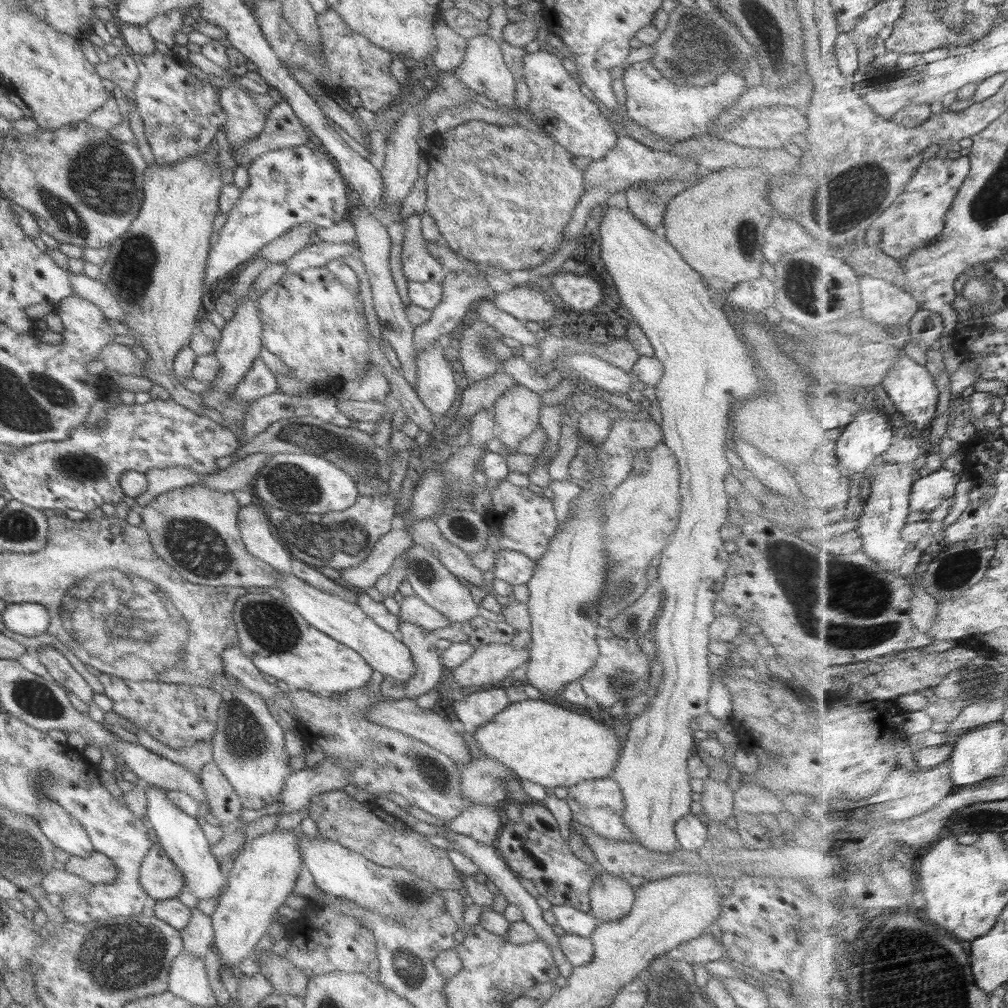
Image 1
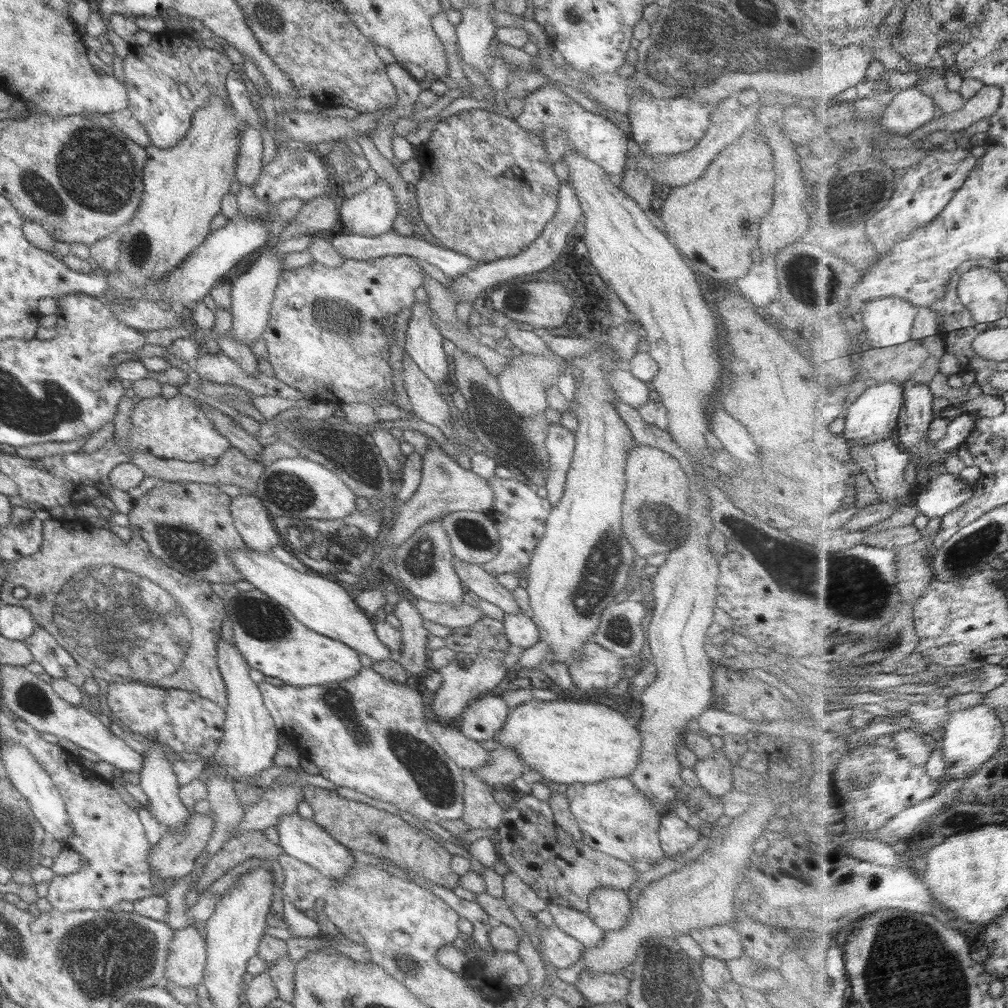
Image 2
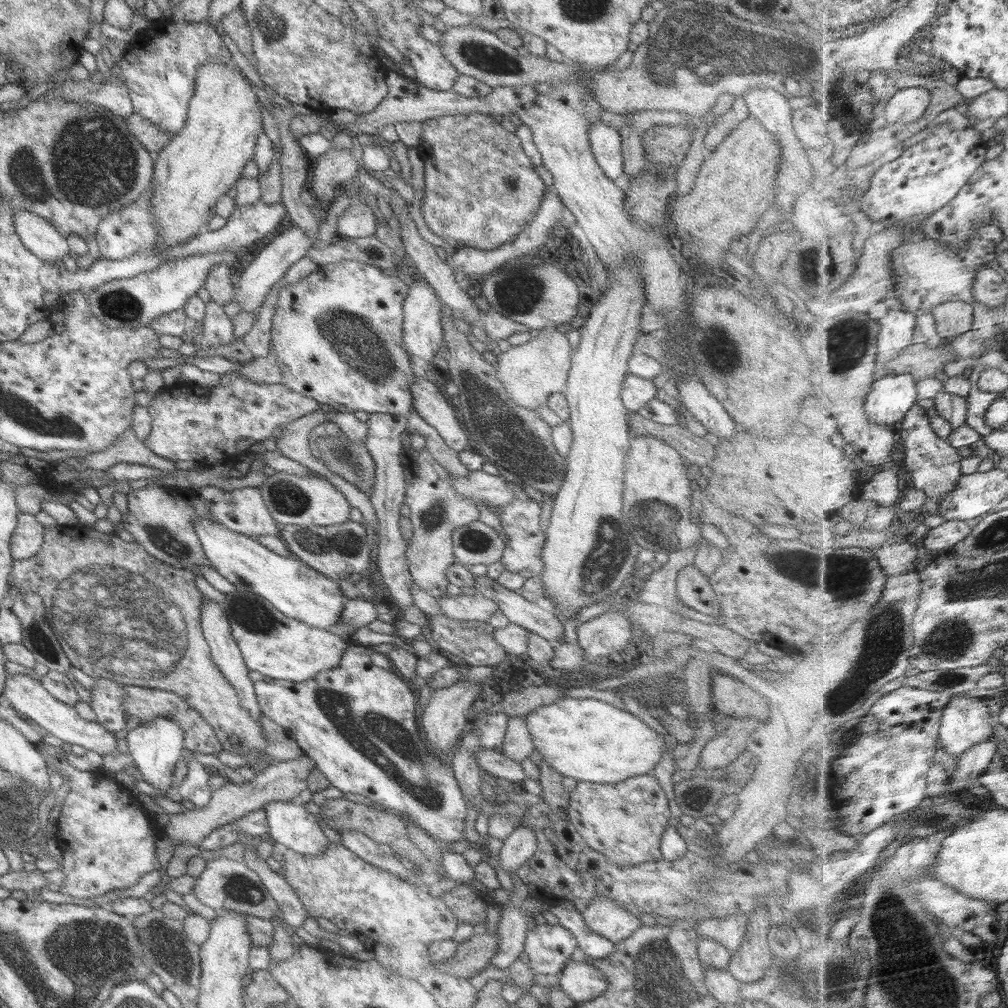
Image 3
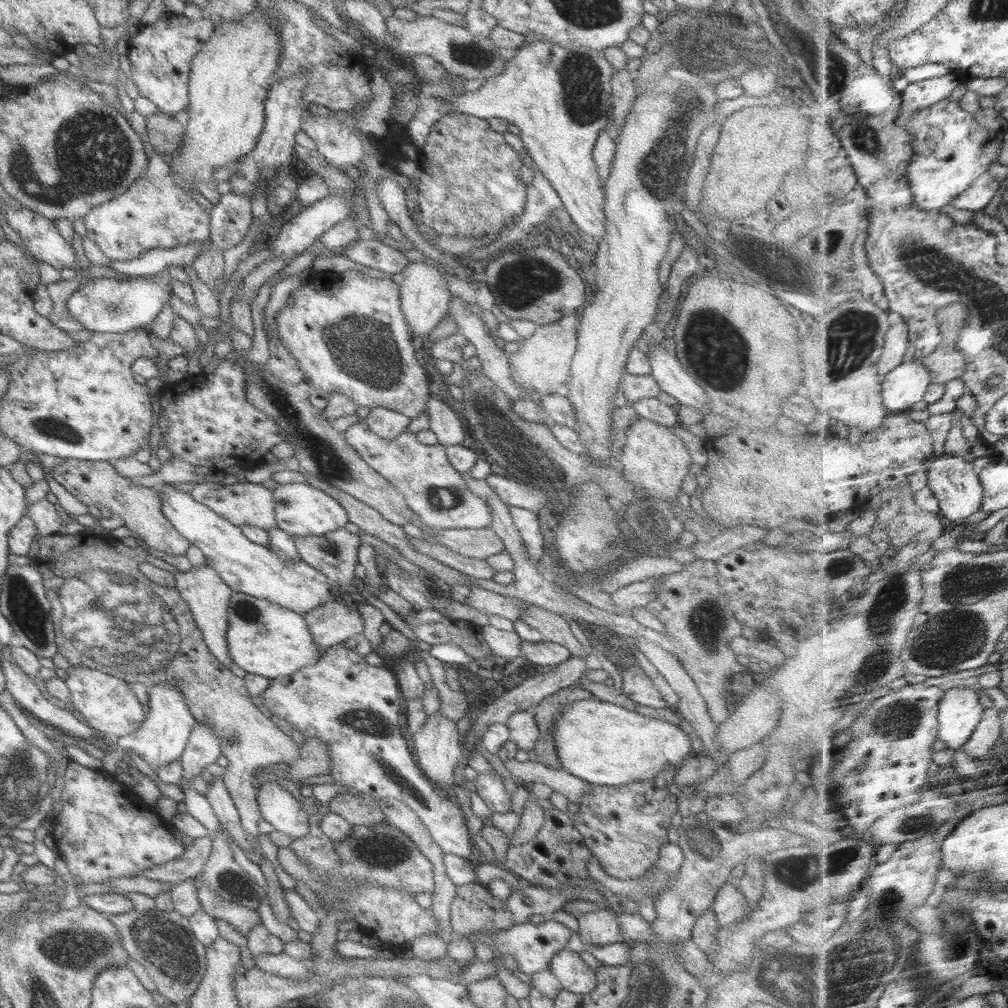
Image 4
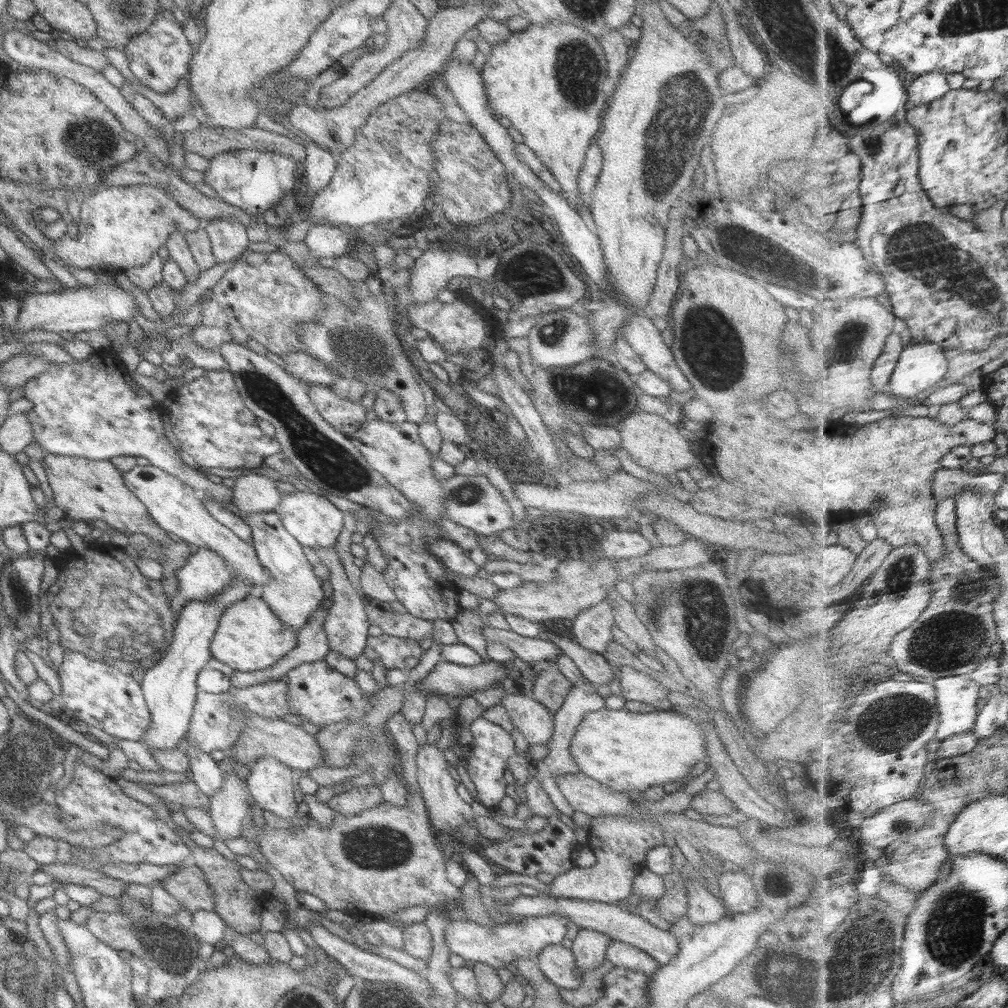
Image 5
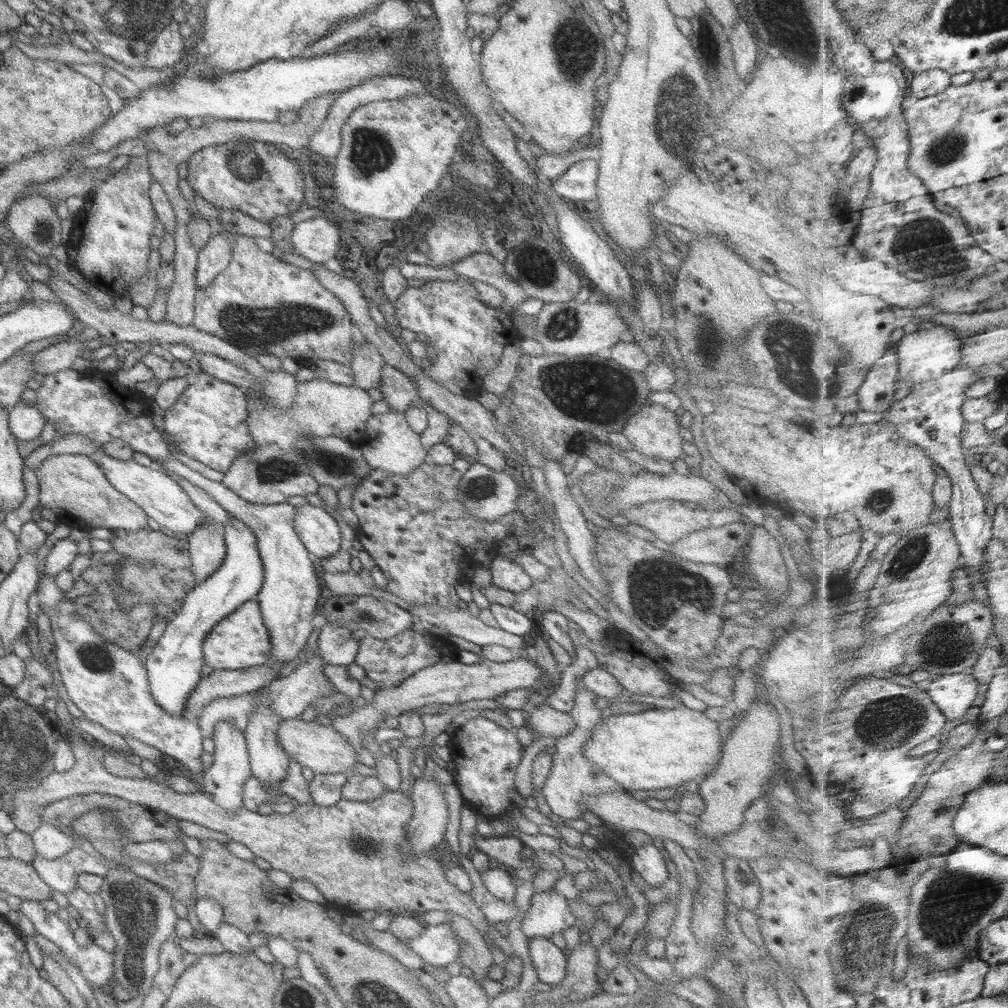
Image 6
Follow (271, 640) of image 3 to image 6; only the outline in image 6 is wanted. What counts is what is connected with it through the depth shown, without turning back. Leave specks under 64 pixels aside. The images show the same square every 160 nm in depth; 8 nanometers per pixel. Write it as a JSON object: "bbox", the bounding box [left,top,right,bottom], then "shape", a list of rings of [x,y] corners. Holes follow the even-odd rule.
{"bbox":[203,601,270,670],"shape":[[[247,601],[240,604],[230,615],[220,620],[203,639],[204,664],[212,670],[241,670],[268,662],[270,642],[263,626],[258,604]]]}

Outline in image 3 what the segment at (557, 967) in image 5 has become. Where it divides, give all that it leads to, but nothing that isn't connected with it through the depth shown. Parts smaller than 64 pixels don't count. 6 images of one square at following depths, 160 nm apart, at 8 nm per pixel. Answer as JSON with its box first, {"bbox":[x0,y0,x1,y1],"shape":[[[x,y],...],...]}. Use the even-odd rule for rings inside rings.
{"bbox":[559,960,607,1003],"shape":[[[589,960],[568,961],[559,973],[559,989],[574,1003],[589,1002],[607,989],[607,979]]]}

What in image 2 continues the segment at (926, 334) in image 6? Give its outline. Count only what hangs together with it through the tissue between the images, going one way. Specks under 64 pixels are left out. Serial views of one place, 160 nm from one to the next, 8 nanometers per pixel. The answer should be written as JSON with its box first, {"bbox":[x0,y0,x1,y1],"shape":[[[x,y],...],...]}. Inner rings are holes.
{"bbox":[843,382,904,445],"shape":[[[883,382],[875,385],[864,384],[859,397],[850,405],[846,415],[843,438],[849,445],[873,445],[895,438],[904,397],[903,382]]]}

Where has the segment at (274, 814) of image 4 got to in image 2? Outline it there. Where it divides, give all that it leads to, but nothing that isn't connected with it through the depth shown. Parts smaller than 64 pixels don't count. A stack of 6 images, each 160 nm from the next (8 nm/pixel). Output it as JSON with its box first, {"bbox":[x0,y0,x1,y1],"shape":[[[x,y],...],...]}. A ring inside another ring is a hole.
{"bbox":[275,812,356,880],"shape":[[[295,812],[280,816],[275,829],[279,836],[279,846],[283,853],[295,858],[302,863],[310,865],[319,874],[326,876],[329,880],[342,880],[346,874],[350,874],[352,866],[356,864],[355,859],[349,853],[348,848],[333,840],[318,824],[311,819],[305,820]]]}

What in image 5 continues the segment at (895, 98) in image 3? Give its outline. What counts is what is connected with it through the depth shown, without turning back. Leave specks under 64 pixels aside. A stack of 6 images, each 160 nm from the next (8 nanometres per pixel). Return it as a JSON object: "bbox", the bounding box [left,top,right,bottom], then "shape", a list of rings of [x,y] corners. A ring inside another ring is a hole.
{"bbox":[906,72,951,109],"shape":[[[929,72],[917,76],[908,86],[908,102],[906,108],[913,109],[917,105],[929,104],[943,98],[951,86],[947,82],[947,74]]]}

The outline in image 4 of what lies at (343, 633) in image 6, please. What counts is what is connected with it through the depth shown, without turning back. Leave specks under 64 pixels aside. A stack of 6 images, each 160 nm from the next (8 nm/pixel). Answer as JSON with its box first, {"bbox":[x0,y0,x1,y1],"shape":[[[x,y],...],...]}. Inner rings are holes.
{"bbox":[292,528,360,593],"shape":[[[339,528],[335,532],[327,532],[319,536],[296,536],[292,539],[299,560],[323,574],[326,579],[333,581],[340,589],[348,590],[349,593],[354,590],[357,581],[353,568],[357,564],[357,549],[360,545],[358,535]]]}

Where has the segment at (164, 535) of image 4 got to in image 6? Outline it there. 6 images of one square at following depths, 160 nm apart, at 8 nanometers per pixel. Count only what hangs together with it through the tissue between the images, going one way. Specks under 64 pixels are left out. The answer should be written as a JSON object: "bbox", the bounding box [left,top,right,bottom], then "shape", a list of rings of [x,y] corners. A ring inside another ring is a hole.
{"bbox":[33,454,148,533],"shape":[[[59,454],[49,456],[41,460],[41,465],[33,469],[34,476],[38,481],[38,503],[42,508],[47,508],[57,519],[57,524],[63,524],[69,529],[87,531],[94,528],[108,530],[121,530],[133,533],[148,527],[145,514],[133,502],[127,500],[119,492],[116,492],[103,476],[103,472],[95,466],[93,459],[79,454]]]}

